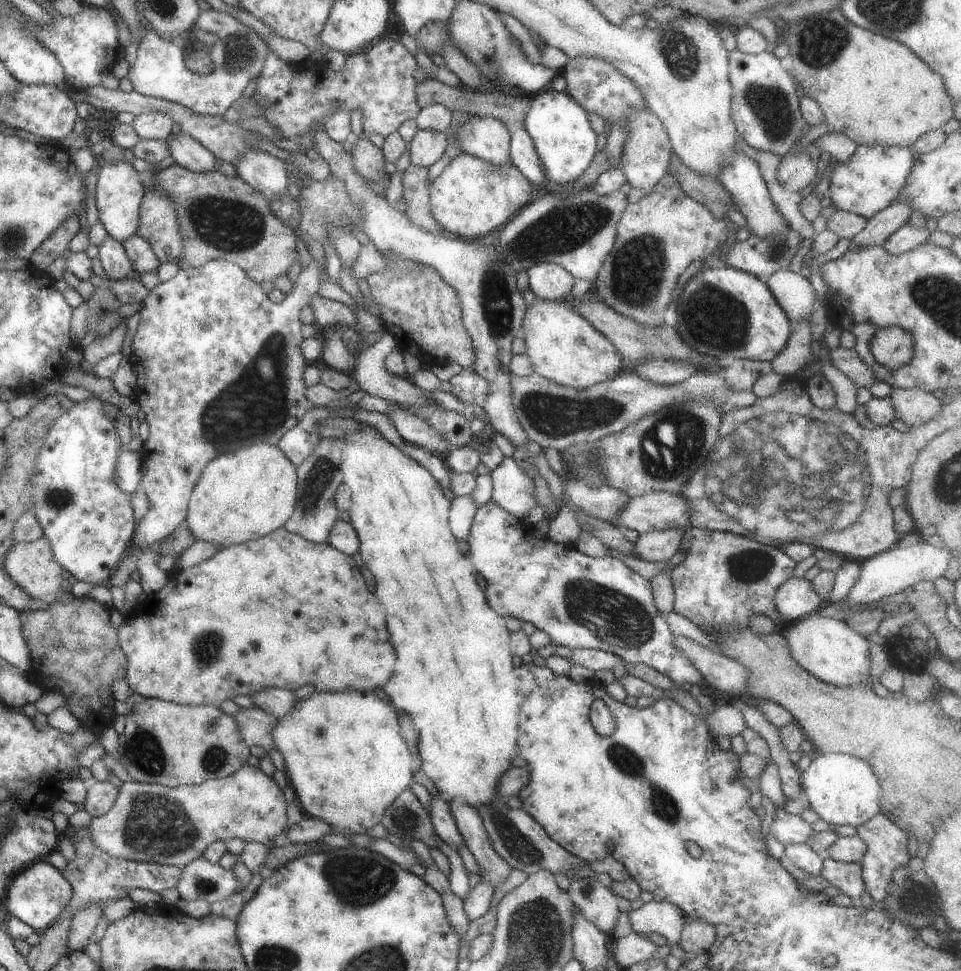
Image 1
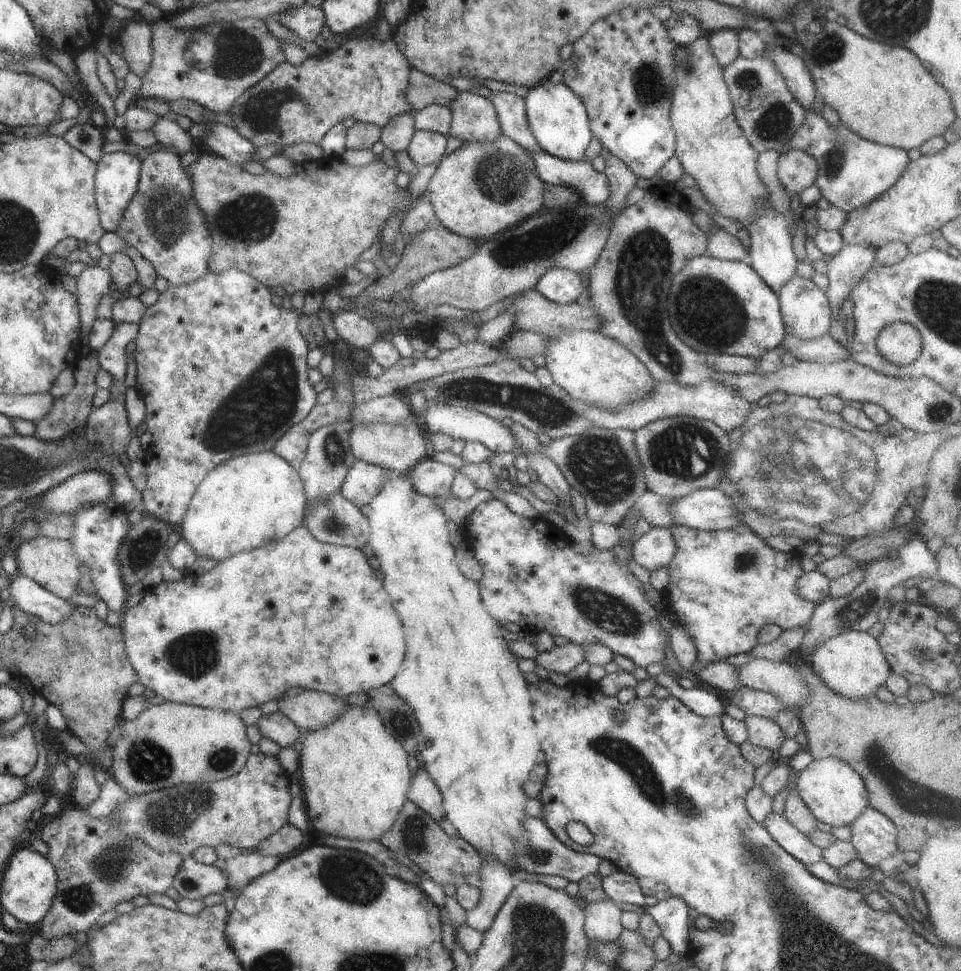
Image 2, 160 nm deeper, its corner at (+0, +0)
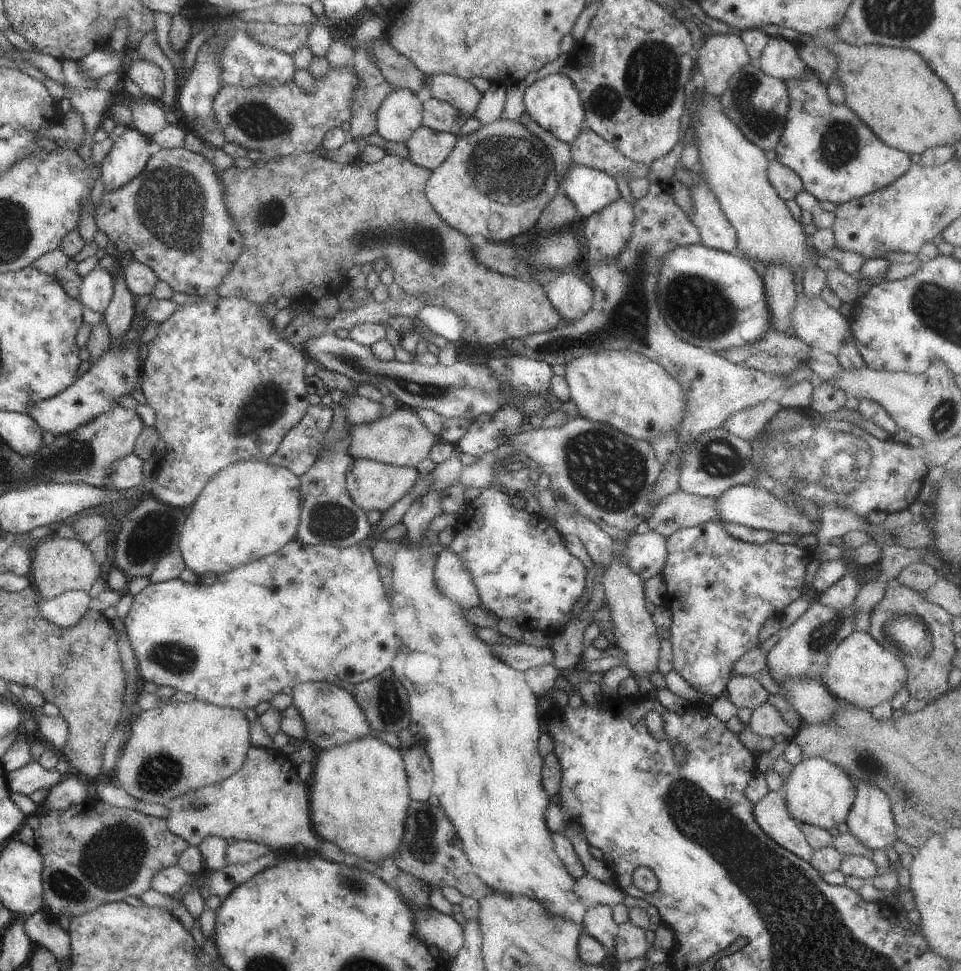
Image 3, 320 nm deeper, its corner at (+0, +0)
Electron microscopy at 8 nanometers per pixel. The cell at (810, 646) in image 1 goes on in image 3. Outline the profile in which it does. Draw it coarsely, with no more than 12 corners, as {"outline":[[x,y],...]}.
{"outline":[[867,631],[828,656],[832,696],[870,710],[907,678],[906,666]]}

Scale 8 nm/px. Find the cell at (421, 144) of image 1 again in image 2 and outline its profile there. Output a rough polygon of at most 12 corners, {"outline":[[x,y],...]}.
{"outline":[[417,130],[415,166],[444,229],[481,242],[542,210],[528,151],[499,133],[445,155]]}

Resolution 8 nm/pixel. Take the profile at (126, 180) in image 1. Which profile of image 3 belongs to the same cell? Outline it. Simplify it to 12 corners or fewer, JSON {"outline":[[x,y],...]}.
{"outline":[[133,128],[97,165],[103,191],[137,176],[159,149]]}

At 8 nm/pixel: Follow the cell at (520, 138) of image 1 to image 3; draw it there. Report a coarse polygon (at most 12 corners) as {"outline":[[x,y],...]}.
{"outline":[[572,162],[558,186],[580,219],[620,198],[615,179]]}

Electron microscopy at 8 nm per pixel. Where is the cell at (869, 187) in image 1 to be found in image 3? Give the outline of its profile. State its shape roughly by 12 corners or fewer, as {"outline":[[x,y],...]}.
{"outline":[[814,71],[784,80],[776,161],[838,205],[912,165]]}

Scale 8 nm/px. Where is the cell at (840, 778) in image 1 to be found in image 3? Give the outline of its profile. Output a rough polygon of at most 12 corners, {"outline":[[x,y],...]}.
{"outline":[[820,757],[795,764],[781,791],[796,822],[844,823],[855,786]]}

